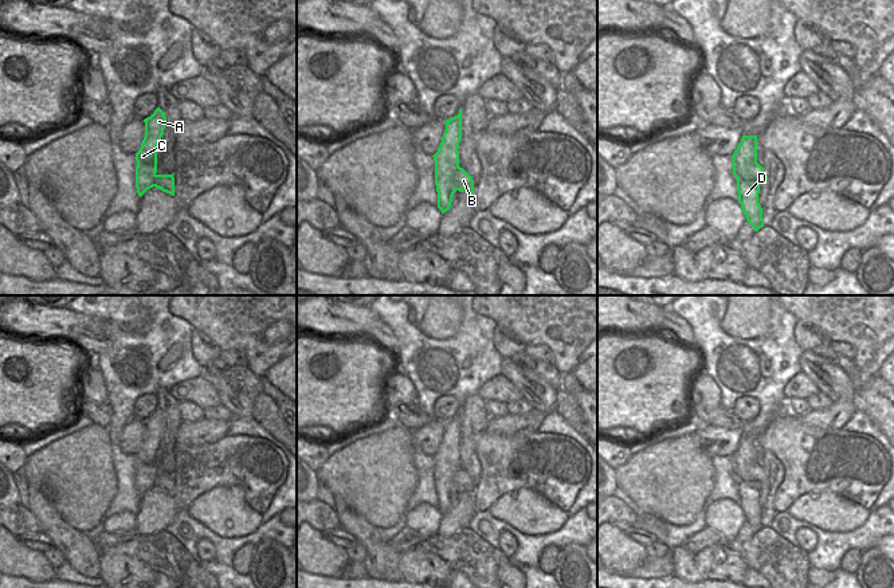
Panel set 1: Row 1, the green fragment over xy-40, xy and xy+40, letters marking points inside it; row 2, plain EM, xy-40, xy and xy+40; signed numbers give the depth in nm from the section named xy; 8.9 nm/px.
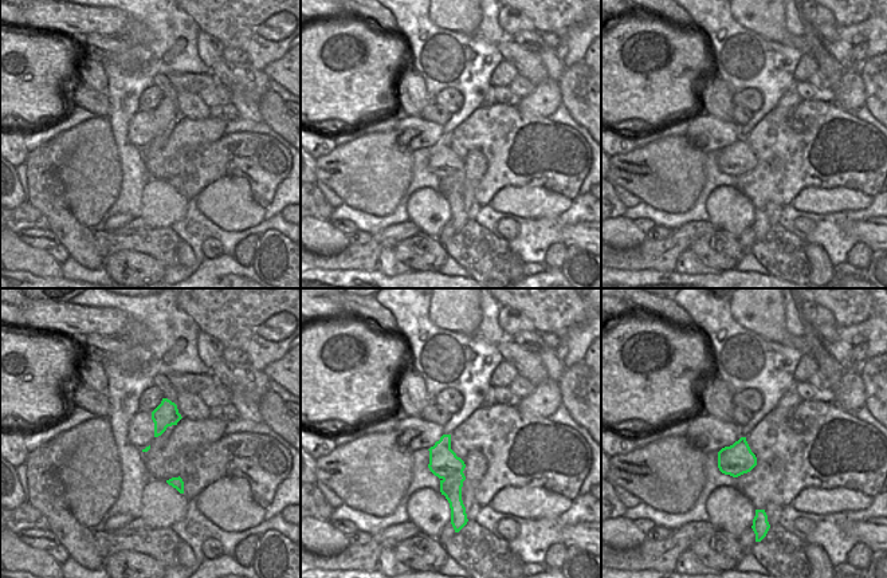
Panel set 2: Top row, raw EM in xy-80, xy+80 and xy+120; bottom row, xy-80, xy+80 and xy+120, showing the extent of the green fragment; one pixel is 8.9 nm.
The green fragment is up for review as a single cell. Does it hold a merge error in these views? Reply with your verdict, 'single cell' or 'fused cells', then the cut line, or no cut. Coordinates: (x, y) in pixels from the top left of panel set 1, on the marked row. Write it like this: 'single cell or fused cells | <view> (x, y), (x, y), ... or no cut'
fused cells | xy+40 (740, 142), (736, 161), (756, 161)

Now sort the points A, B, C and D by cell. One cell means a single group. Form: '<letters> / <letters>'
A C D / B

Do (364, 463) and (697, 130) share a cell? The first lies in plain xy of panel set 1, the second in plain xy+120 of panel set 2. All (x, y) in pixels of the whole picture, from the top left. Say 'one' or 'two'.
two

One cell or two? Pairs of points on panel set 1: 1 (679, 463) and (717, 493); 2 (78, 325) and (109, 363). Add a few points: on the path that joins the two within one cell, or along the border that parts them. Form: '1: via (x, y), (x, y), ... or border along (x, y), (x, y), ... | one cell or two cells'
1: border along (712, 458), (714, 489), (697, 516) | two cells
2: border along (86, 316), (105, 318), (109, 322), (110, 336) | two cells

